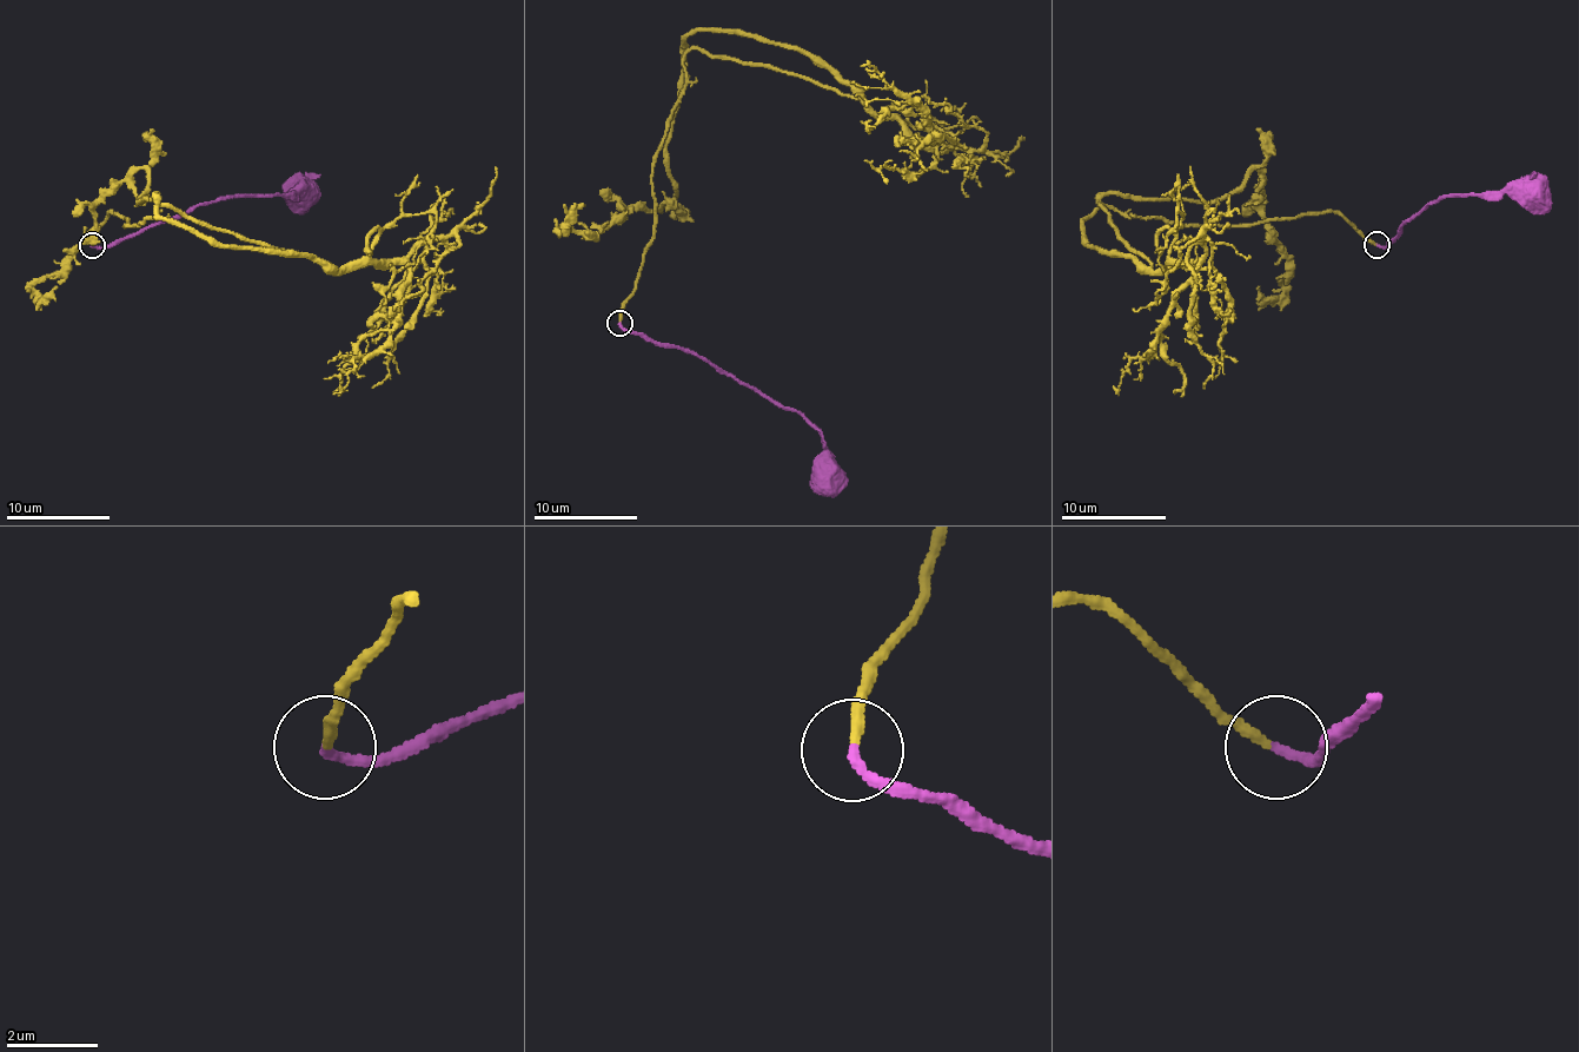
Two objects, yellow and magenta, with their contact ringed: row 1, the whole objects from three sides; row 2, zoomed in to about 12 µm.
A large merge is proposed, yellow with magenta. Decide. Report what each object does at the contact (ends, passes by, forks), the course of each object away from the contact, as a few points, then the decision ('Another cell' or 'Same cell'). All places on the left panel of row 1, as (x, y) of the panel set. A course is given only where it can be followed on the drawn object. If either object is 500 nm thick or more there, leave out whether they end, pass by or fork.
At the ring yellow ends. At the ring magenta ends. Course of yellow: (92, 244), (111, 213), (124, 226), (160, 205), (336, 270), (450, 233), (458, 244), (398, 309). Course of magenta: (92, 244), (115, 244), (131, 233), (214, 200), (305, 192). Same cell

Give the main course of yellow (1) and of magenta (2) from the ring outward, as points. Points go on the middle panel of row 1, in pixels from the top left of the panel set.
1: (619, 322), (688, 52), (837, 88), (939, 151), (977, 149), (986, 132), (931, 104), (926, 80)
2: (619, 322), (658, 343), (703, 356), (778, 405), (796, 410), (822, 436), (822, 447), (837, 470), (833, 481)

